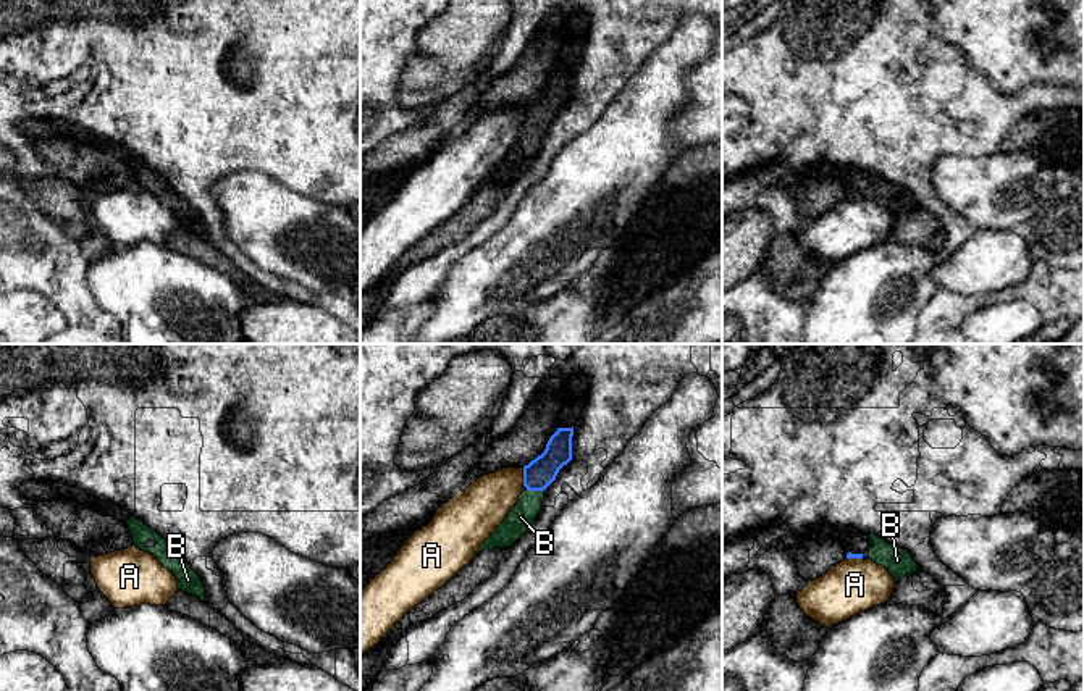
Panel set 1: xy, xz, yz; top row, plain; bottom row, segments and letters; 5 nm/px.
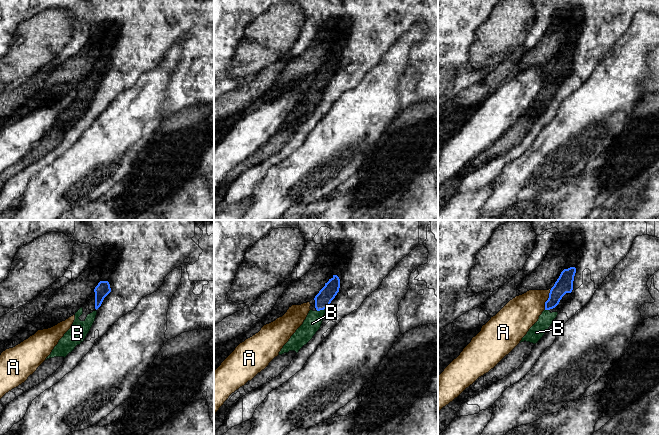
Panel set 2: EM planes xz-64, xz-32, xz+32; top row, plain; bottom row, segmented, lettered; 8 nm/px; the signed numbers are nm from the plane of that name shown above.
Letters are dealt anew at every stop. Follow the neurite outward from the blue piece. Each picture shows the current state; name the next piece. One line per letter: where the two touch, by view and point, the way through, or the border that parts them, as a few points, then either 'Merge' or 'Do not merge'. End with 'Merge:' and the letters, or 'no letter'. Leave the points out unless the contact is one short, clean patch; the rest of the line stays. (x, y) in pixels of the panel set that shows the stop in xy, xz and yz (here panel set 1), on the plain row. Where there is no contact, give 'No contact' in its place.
A: Touches blue at xz (524, 115). Do not merge
B: Touches blue at xz (535, 128). Path across: xz (542, 110), (535, 118), (535, 128), (520, 155). Merge
Merge: B

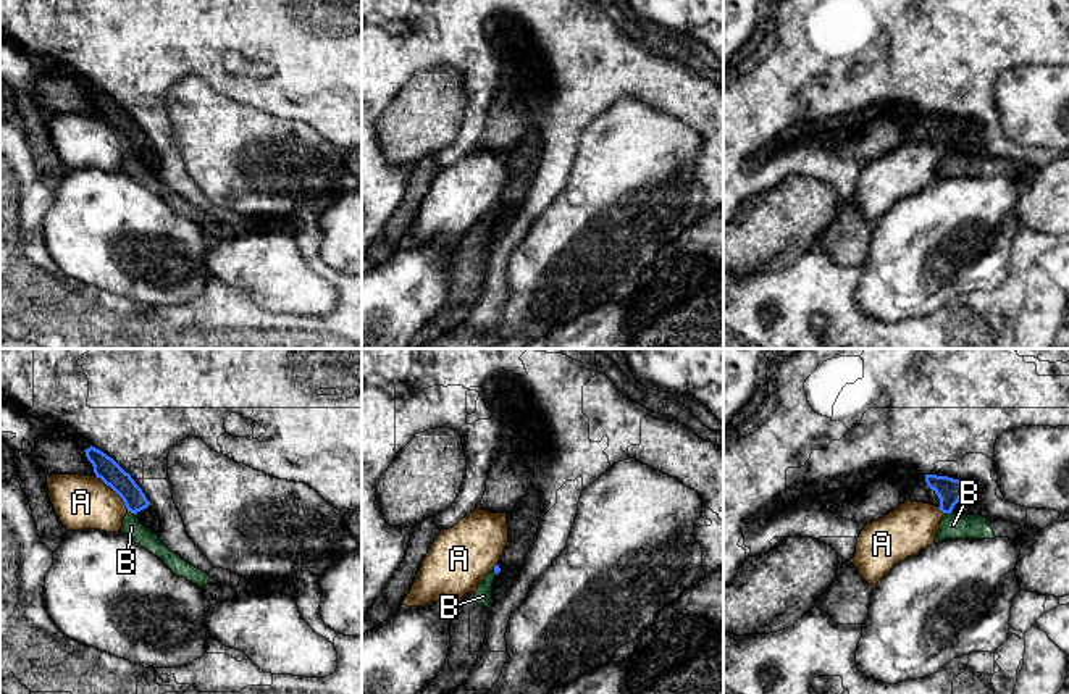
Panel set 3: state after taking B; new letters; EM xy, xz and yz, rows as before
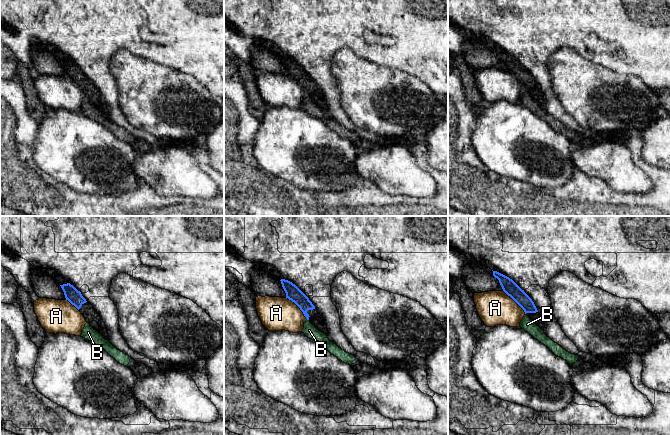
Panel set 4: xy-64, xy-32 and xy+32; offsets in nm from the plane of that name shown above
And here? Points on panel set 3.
A: Touches blue at xy (115, 129). Do not merge
B: Touches blue at xy (131, 150). Boundary: xy (128, 149), (134, 154). Do not merge
Merge: no letter

